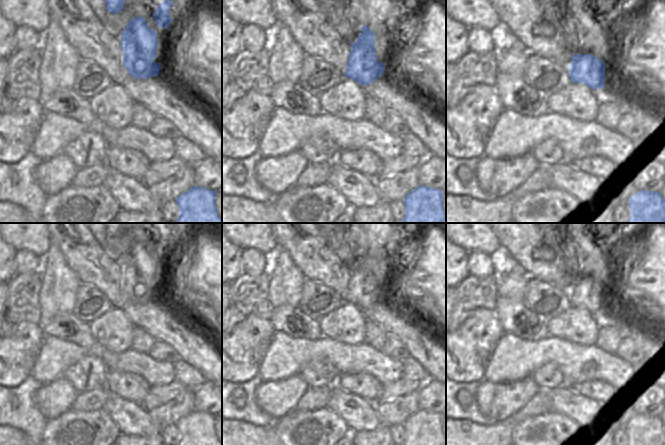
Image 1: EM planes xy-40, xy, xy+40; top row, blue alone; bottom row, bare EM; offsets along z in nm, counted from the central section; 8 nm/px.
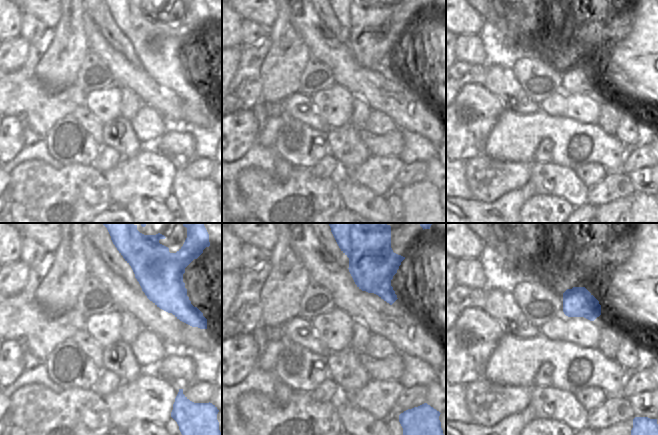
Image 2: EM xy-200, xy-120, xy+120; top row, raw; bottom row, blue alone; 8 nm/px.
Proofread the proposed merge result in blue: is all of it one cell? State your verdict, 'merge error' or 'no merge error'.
merge error

